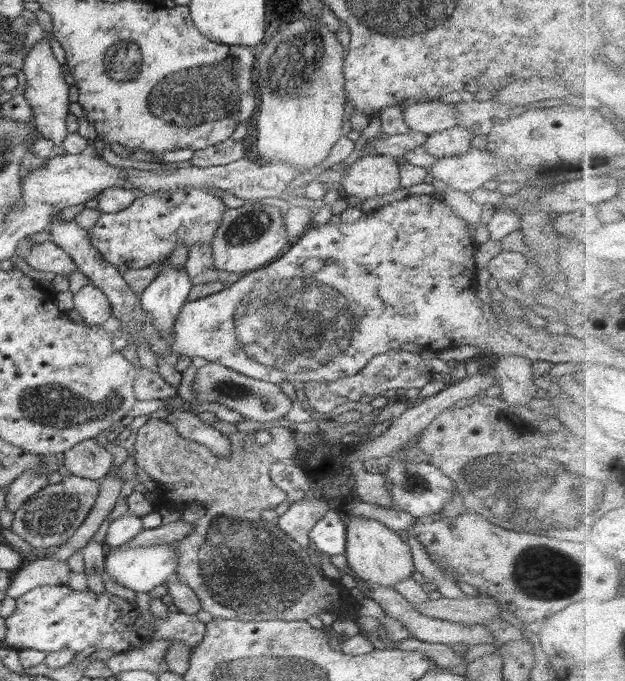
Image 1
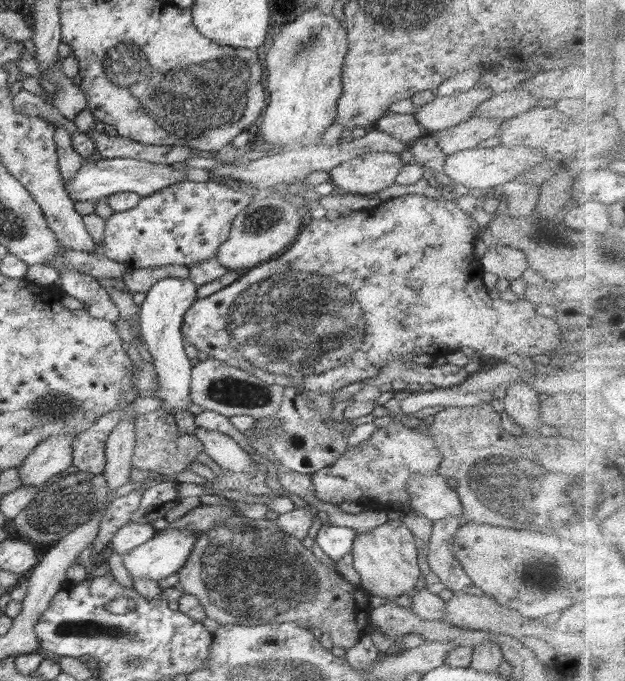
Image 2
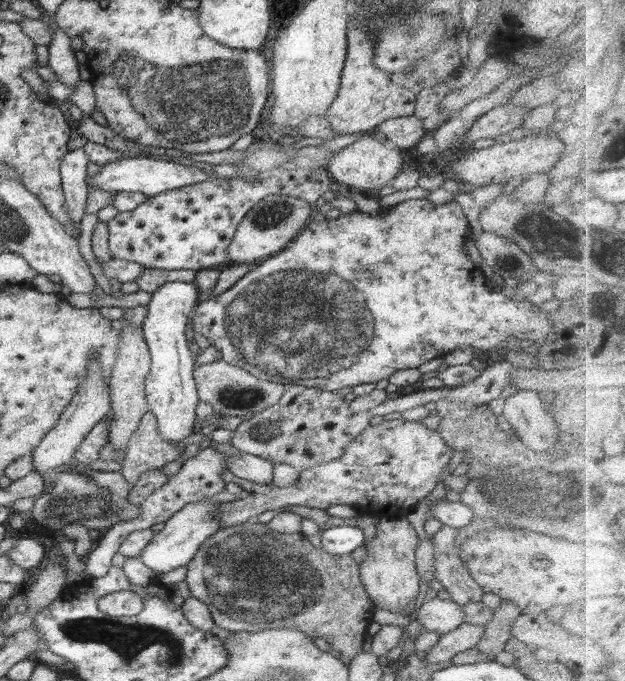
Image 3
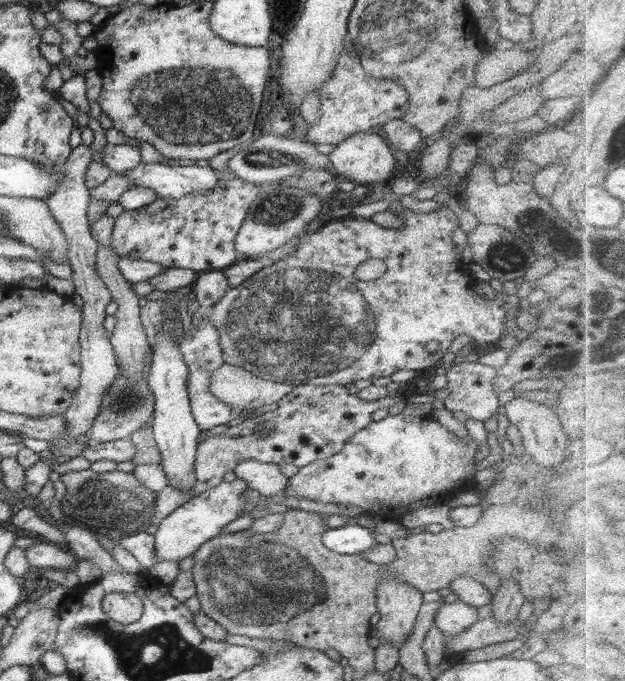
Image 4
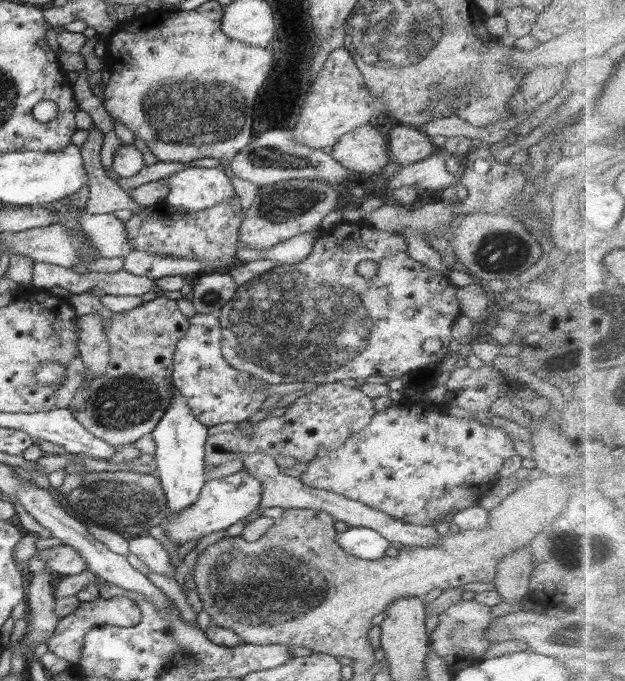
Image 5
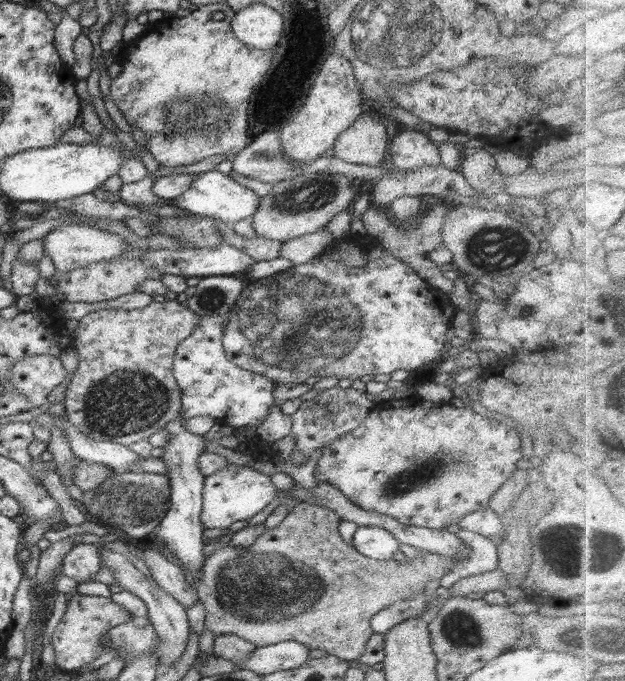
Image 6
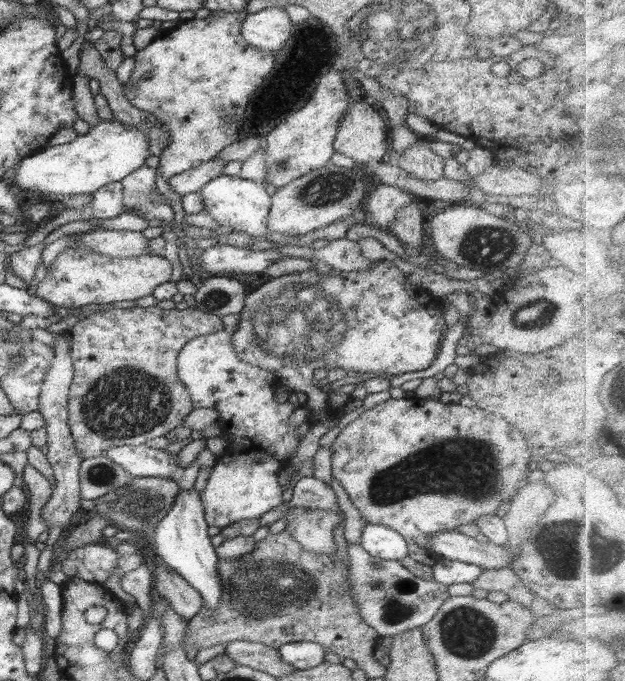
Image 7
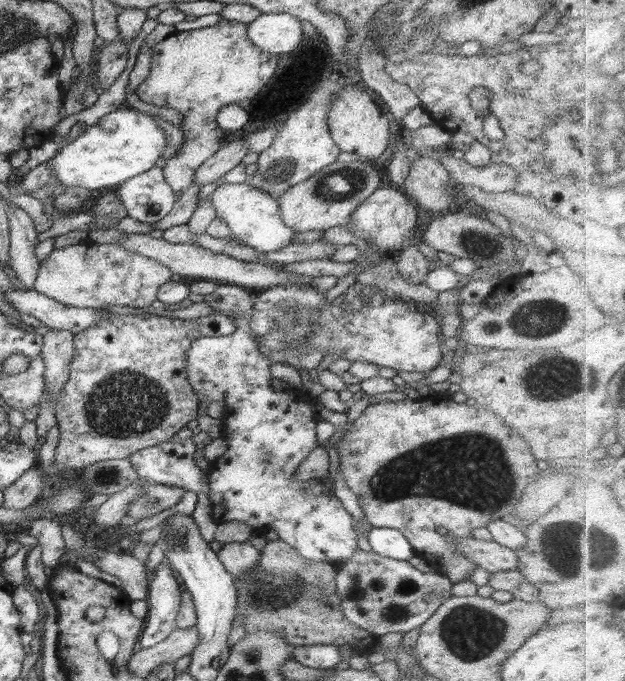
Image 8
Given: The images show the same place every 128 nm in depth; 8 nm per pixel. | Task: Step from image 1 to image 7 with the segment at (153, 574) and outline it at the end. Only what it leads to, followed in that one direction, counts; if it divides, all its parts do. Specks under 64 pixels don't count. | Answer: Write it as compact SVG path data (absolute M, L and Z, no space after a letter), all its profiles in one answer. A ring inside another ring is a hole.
M226 315L221 317L224 328L215 333L208 333L189 340L177 356L177 375L190 394L192 409L212 408L220 416L217 430L232 436L234 448L246 448L248 454L226 454L218 456L216 465L212 468L208 482L205 484L200 498L205 508L205 519L209 526L221 530L239 520L259 519L262 514L282 505L282 485L278 483L278 474L286 467L294 452L300 446L297 427L290 426L289 418L296 408L287 401L284 404L276 402L275 393L278 382L271 372L245 363L238 358L231 345L232 333L237 329L237 317Z

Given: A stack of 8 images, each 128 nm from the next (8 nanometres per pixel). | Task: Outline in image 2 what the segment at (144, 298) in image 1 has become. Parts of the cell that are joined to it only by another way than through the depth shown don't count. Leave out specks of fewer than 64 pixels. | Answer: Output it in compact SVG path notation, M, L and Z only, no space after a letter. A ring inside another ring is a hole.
M163 278L155 282L146 292L146 298L139 306L139 327L145 346L154 359L158 391L154 398L162 400L162 410L176 416L190 408L190 383L192 364L184 351L182 323L184 313L193 306L197 298L197 288L189 278Z

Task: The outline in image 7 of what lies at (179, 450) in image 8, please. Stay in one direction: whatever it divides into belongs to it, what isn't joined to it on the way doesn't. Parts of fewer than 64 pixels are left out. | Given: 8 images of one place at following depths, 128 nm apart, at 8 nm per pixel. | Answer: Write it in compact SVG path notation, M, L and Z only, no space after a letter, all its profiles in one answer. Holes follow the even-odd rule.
M112 446L106 451L106 457L124 468L126 473L138 478L170 478L183 469L178 463L178 454L169 454L165 449L141 446Z

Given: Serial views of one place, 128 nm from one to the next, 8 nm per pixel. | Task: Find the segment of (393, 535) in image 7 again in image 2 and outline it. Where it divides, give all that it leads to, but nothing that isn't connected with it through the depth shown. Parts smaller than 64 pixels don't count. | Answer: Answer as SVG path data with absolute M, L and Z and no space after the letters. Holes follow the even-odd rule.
M322 510L317 511L317 516L321 520L322 526L316 536L316 544L333 561L338 561L344 554L351 552L354 545L354 538L357 533L352 528L342 528L342 526L330 526L327 513Z

